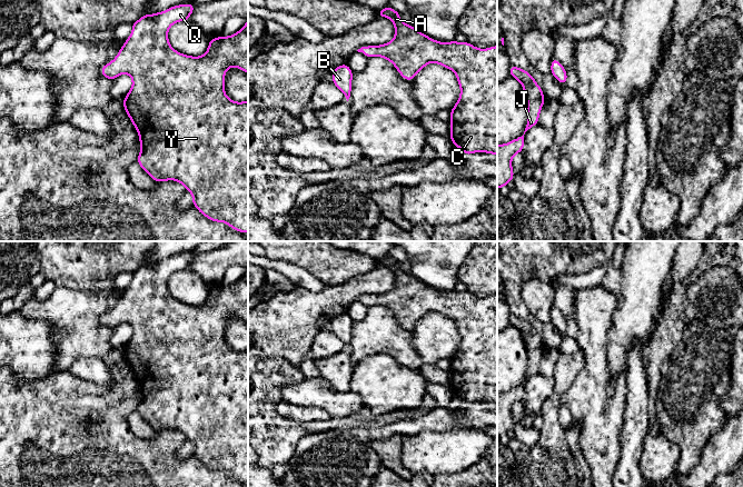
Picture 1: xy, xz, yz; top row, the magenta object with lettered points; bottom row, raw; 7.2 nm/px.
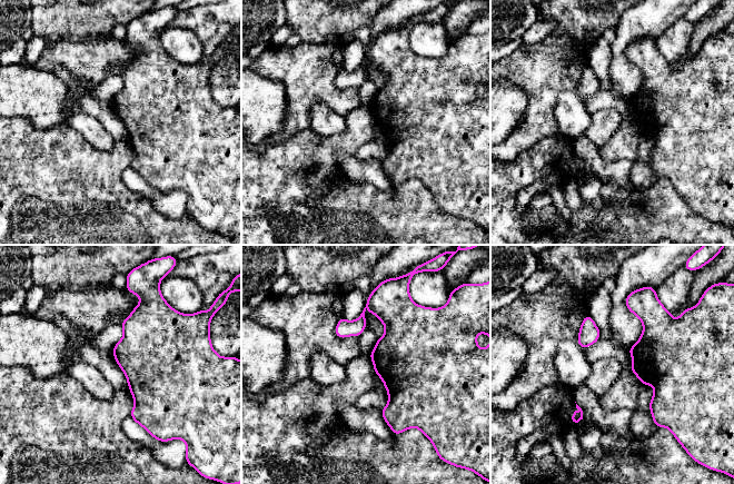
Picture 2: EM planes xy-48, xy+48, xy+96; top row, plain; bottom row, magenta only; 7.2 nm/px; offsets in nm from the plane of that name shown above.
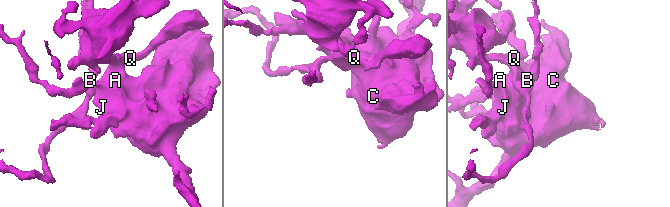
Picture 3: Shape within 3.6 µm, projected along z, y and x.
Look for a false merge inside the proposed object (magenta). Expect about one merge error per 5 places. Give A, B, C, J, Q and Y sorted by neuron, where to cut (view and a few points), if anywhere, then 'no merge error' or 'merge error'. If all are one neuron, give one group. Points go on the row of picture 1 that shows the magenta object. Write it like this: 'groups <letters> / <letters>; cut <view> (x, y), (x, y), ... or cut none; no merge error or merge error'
groups A B C J Q Y; cut none; no merge error

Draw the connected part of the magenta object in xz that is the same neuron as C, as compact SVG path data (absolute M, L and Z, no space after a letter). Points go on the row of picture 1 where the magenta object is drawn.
M390 7L377 11L377 17L385 17L393 21L395 37L385 44L361 47L357 51L368 59L373 57L387 59L407 81L412 81L417 72L430 62L454 71L460 87L460 96L450 110L449 139L466 156L473 152L497 155L497 46L478 49L467 41L439 42L410 24L404 23L399 13Z

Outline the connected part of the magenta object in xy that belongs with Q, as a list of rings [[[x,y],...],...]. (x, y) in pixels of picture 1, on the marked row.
[[[191,3],[178,4],[162,12],[153,14],[143,14],[139,20],[132,23],[132,31],[129,38],[120,48],[116,58],[101,67],[101,76],[110,81],[122,73],[127,73],[132,79],[132,87],[123,98],[123,109],[130,118],[130,121],[138,131],[141,151],[137,157],[137,162],[156,182],[176,180],[184,185],[192,195],[192,205],[198,211],[206,216],[210,221],[226,222],[234,230],[242,233],[248,232],[248,100],[236,102],[230,100],[225,93],[225,72],[230,67],[237,67],[248,73],[248,18],[242,29],[229,37],[217,37],[209,40],[207,52],[200,57],[186,56],[176,51],[169,43],[168,30],[179,21],[188,21],[195,10]]]

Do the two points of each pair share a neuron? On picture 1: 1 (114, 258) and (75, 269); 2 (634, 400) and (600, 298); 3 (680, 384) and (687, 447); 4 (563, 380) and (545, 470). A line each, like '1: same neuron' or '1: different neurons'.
1: same neuron
2: different neurons
3: same neuron
4: same neuron

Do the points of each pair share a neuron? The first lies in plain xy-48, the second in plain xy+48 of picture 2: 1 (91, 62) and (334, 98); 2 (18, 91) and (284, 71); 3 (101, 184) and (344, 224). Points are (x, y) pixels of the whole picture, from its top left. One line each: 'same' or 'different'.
1: same
2: different
3: same

